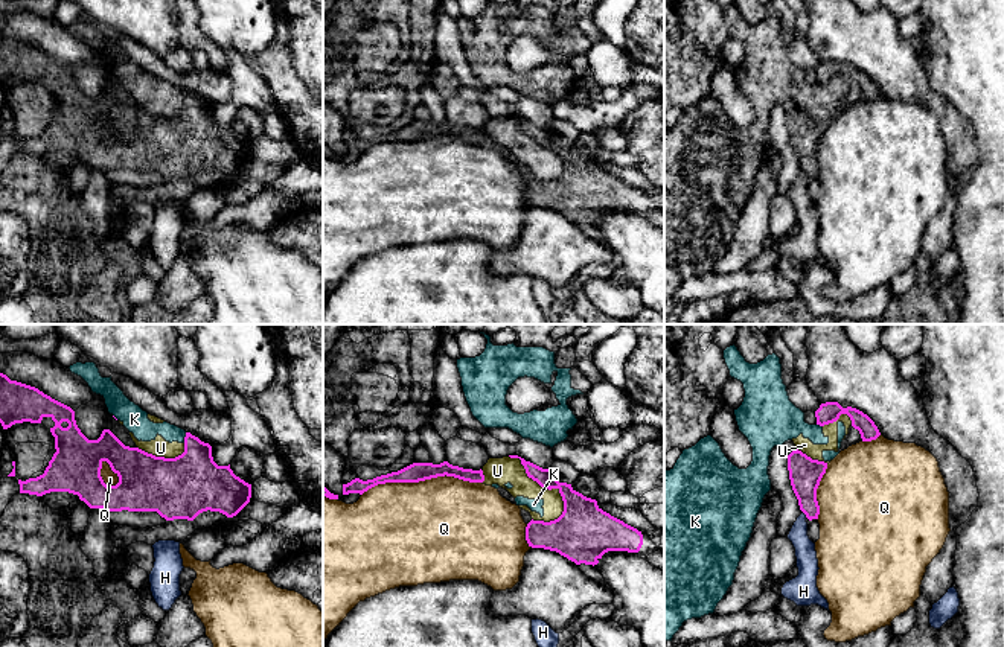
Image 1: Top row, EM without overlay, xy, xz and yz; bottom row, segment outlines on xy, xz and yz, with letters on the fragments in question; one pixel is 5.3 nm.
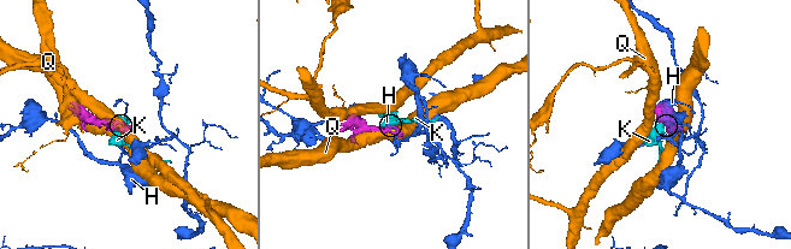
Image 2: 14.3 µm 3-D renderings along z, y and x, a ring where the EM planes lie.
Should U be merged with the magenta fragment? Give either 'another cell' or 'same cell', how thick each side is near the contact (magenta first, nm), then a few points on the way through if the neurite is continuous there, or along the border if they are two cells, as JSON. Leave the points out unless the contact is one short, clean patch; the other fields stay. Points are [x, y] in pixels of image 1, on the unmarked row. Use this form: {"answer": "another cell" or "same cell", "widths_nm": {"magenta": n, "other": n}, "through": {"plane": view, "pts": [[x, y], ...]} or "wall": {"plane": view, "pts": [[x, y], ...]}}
{"answer": "another cell", "widths_nm": {"magenta": 200, "other": 140}}

